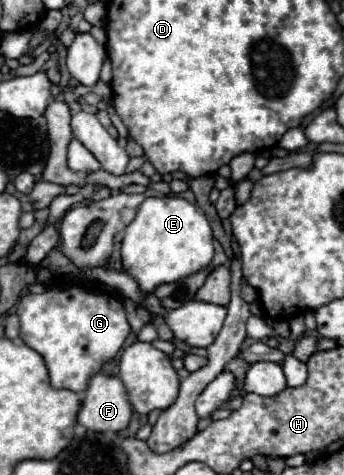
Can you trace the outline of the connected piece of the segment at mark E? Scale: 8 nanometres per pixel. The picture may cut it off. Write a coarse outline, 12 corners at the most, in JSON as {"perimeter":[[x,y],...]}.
{"perimeter":[[145,198],[121,244],[143,292],[213,258],[205,214]]}

